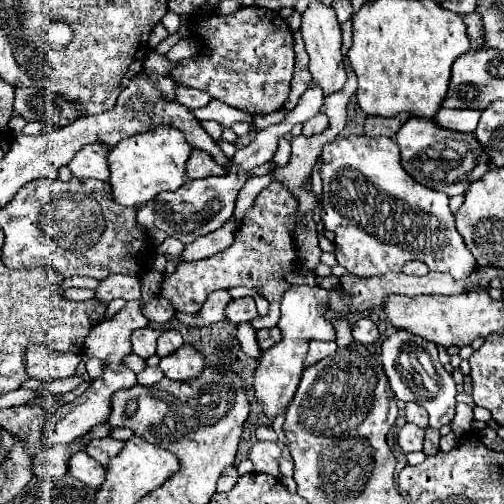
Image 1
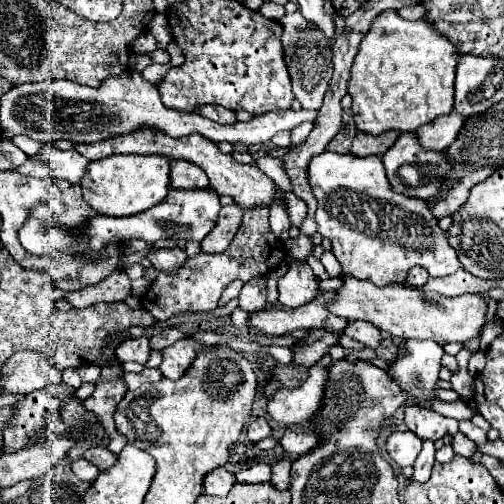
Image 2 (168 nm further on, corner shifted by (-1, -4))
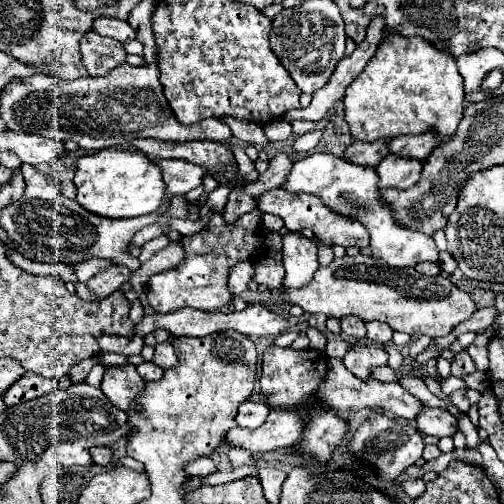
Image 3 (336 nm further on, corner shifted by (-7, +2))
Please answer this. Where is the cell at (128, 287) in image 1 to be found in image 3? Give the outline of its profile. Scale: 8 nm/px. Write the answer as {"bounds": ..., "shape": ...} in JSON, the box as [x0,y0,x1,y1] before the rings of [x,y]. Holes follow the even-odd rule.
{"bounds":[87,265,131,299],"shape":[[[115,265],[115,267],[109,267],[109,269],[105,269],[103,273],[91,277],[91,279],[87,281],[87,287],[89,287],[99,299],[103,299],[103,297],[115,293],[117,289],[121,289],[121,285],[123,285],[125,281],[129,281],[129,277],[131,277],[131,269],[129,269],[129,267],[125,267],[125,265]]]}

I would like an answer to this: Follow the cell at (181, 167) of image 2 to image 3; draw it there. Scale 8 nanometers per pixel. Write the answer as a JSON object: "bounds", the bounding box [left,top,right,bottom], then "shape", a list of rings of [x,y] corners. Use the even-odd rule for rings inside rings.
{"bounds":[155,159,205,195],"shape":[[[157,159],[155,163],[163,169],[169,195],[185,195],[203,185],[205,171],[199,169],[199,165],[191,165],[185,159]]]}

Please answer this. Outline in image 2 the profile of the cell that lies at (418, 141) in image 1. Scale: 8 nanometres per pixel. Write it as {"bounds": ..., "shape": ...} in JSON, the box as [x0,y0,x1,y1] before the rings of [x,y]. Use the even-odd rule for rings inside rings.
{"bounds":[383,133,451,199],"shape":[[[401,133],[395,145],[383,155],[383,165],[385,165],[389,185],[393,185],[393,191],[407,197],[417,197],[417,199],[435,197],[437,195],[435,191],[441,187],[441,177],[445,177],[445,173],[451,169],[447,159],[441,155],[443,153],[439,151],[423,151],[417,145],[413,133]]]}

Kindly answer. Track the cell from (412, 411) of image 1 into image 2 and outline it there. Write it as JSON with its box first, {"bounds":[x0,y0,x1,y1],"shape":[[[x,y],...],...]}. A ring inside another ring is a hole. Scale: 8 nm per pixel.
{"bounds":[405,405,459,441],"shape":[[[415,405],[405,407],[405,425],[423,441],[425,439],[437,441],[443,439],[445,435],[455,435],[459,431],[458,424],[456,419],[443,417],[423,407],[415,407]]]}

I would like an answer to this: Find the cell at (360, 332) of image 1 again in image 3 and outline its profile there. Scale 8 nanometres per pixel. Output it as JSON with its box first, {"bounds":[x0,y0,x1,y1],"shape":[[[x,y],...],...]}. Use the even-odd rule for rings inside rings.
{"bounds":[365,321,393,343],"shape":[[[367,321],[367,323],[365,323],[365,329],[367,329],[367,339],[371,339],[371,341],[375,341],[375,343],[389,343],[389,341],[391,341],[393,329],[391,329],[387,323]]]}

